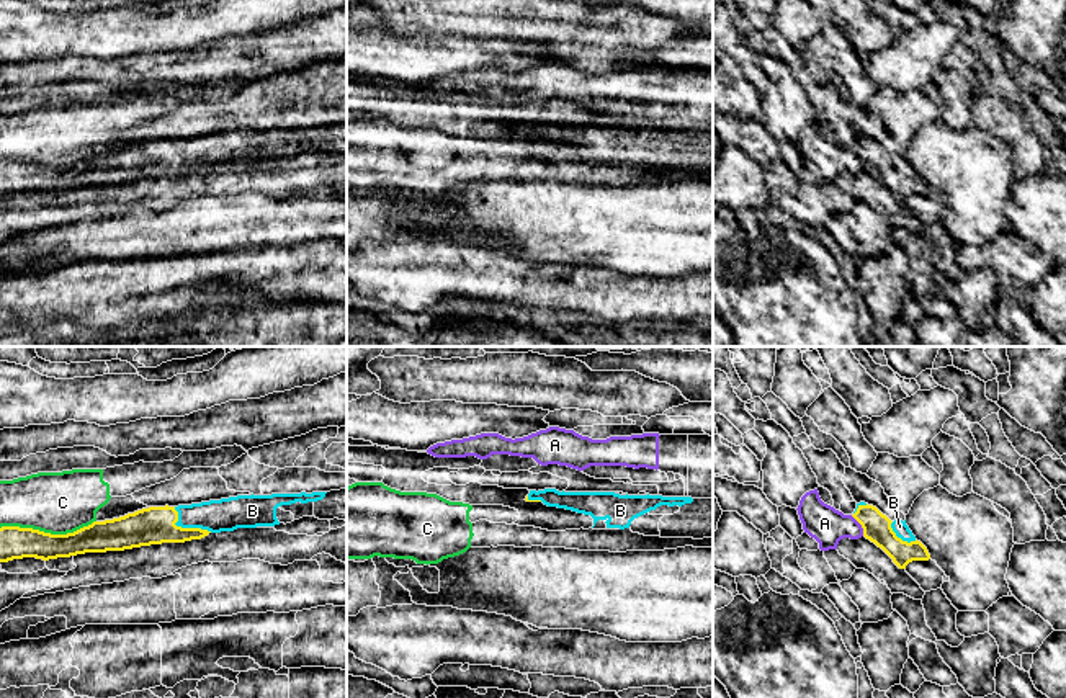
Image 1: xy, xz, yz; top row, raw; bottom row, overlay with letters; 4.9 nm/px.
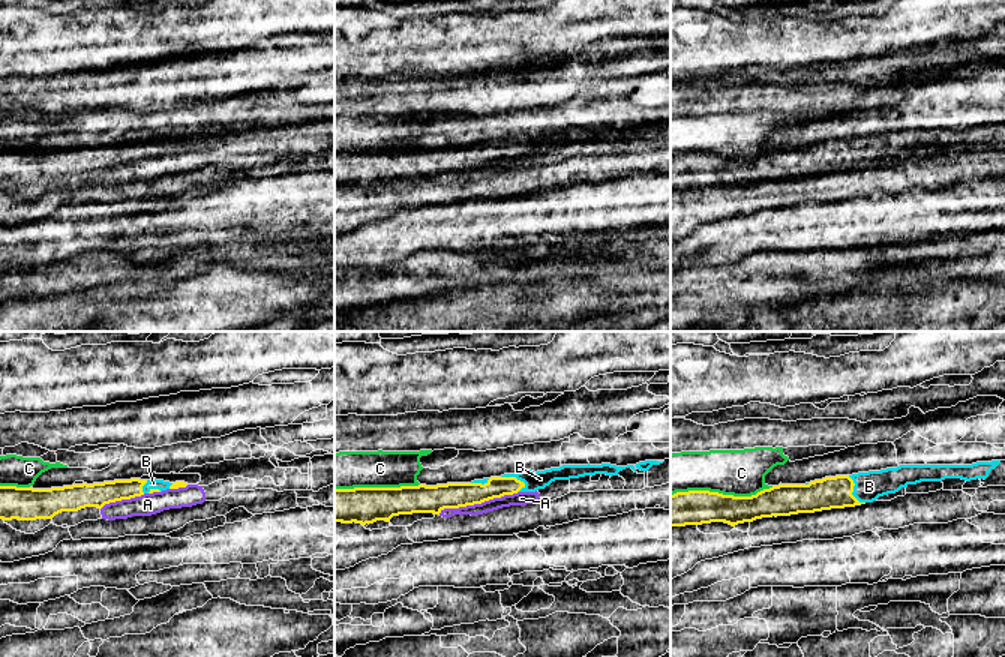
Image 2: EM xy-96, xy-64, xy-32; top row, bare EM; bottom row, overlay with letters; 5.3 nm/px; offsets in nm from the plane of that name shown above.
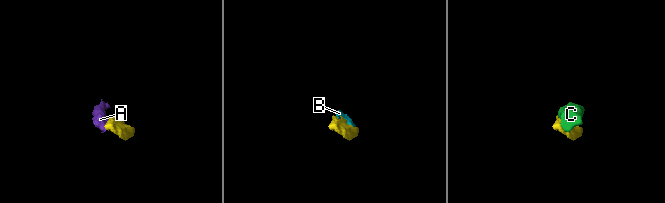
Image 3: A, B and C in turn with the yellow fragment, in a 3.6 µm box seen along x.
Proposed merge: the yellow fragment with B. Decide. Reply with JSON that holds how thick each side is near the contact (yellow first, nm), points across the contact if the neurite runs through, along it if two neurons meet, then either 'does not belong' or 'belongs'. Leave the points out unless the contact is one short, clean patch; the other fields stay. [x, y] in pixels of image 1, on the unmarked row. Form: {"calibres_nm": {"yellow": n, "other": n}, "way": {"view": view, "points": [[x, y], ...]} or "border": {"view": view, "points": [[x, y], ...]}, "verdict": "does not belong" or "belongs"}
{"calibres_nm": {"yellow": 190, "other": 160}, "verdict": "belongs"}

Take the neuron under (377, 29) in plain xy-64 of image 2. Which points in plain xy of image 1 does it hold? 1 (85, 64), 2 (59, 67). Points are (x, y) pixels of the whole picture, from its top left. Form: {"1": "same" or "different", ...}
{"1": "different", "2": "different"}

